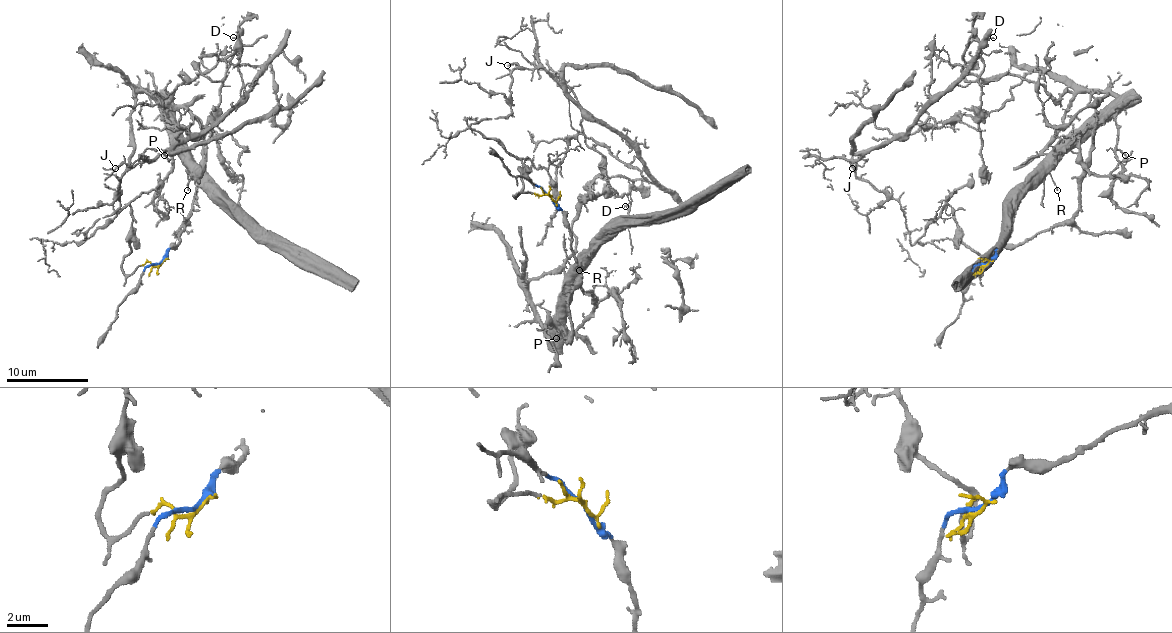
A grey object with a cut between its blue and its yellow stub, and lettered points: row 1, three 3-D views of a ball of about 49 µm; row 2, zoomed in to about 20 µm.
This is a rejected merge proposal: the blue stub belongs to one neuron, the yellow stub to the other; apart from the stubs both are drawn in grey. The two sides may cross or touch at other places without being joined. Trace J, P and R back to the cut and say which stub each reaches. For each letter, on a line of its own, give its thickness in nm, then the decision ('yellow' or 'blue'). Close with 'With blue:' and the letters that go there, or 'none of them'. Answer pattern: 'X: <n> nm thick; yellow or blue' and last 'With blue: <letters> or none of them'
J: 130 nm thick; yellow
P: 180 nm thick; blue
R: 120 nm thick; blue
With blue: P, R

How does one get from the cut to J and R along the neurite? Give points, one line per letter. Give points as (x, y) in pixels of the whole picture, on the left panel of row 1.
J: (159, 263), (122, 270), (131, 251), (129, 204), (80, 245), (120, 204), (118, 180), (126, 166), (114, 168)
R: (159, 263), (194, 206), (202, 158), (204, 131), (177, 107), (173, 147), (184, 158), (188, 190)

